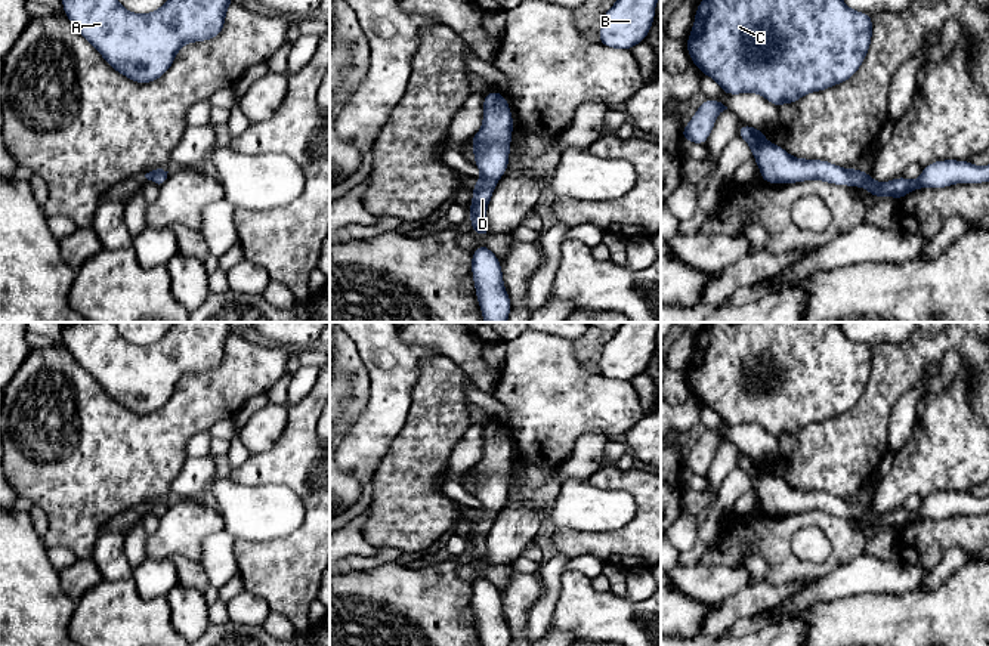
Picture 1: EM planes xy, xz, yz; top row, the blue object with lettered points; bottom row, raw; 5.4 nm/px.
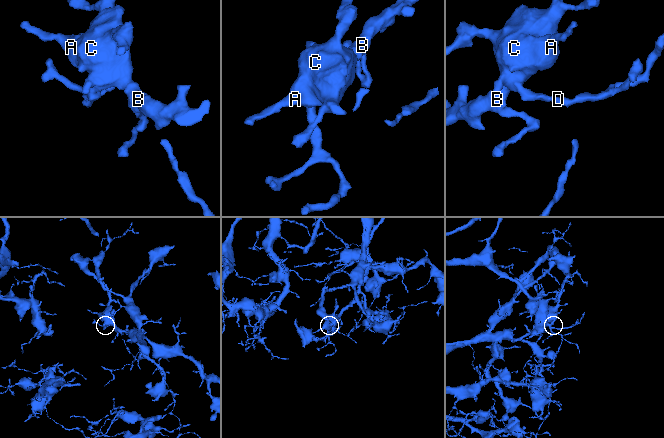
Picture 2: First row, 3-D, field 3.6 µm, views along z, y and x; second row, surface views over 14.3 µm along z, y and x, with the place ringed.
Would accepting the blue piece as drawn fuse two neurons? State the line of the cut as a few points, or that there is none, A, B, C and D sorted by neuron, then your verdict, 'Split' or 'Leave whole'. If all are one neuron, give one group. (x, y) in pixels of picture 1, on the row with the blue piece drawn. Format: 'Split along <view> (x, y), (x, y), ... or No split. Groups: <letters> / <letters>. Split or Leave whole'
No split. Groups: A B C D. Leave whole

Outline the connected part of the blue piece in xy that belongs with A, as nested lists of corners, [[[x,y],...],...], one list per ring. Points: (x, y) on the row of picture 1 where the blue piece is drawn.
[[[62,0],[62,9],[111,68],[135,83],[145,84],[164,75],[185,44],[220,35],[231,1],[167,0],[155,12],[143,15],[126,10],[118,0]]]

